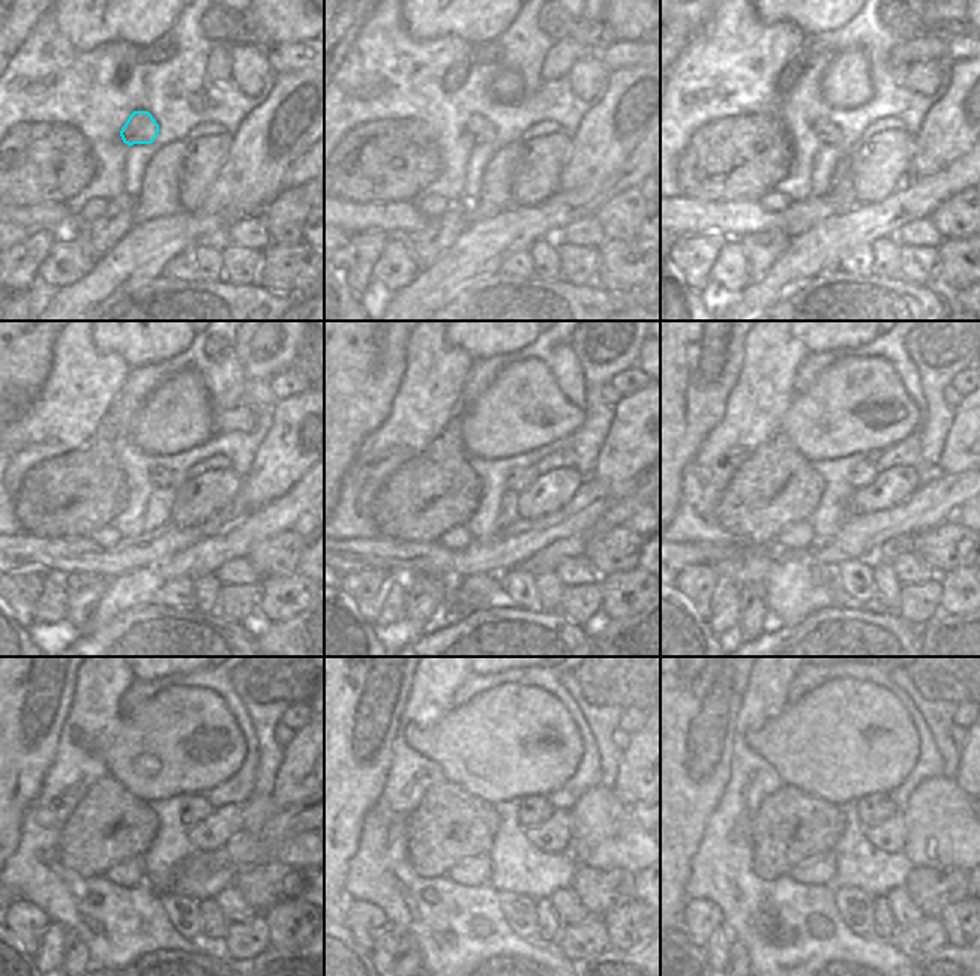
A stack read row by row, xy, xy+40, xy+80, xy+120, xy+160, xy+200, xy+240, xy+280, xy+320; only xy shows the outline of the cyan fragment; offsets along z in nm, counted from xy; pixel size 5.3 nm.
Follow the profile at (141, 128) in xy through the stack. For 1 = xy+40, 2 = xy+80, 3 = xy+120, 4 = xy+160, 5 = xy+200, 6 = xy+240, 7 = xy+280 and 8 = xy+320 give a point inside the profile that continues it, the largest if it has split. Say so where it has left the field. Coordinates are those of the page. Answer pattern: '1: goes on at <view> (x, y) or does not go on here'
1: goes on at xy+40 (482, 131)
2: goes on at xy+80 (829, 134)
3: goes on at xy+120 (161, 477)
4: goes on at xy+160 (518, 480)
5: goes on at xy+200 (863, 474)
6: goes on at xy+240 (197, 808)
7: goes on at xy+280 (535, 810)
8: goes on at xy+320 (874, 808)

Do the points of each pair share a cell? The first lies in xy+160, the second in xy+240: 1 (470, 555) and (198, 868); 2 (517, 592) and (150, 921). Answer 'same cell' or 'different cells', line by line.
1: same cell
2: different cells

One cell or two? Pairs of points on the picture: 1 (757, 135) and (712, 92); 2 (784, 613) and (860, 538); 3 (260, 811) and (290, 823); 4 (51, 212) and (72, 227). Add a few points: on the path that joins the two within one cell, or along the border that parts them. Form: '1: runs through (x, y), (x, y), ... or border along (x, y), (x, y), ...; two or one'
1: border along (773, 116), (728, 116), (704, 126); two
2: border along (809, 549), (818, 562), (836, 567); two
3: border along (279, 810), (255, 832), (243, 831); two
4: border along (71, 215), (51, 231); two

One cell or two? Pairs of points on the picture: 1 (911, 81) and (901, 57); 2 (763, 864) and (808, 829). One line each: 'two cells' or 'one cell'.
1: two cells
2: one cell

